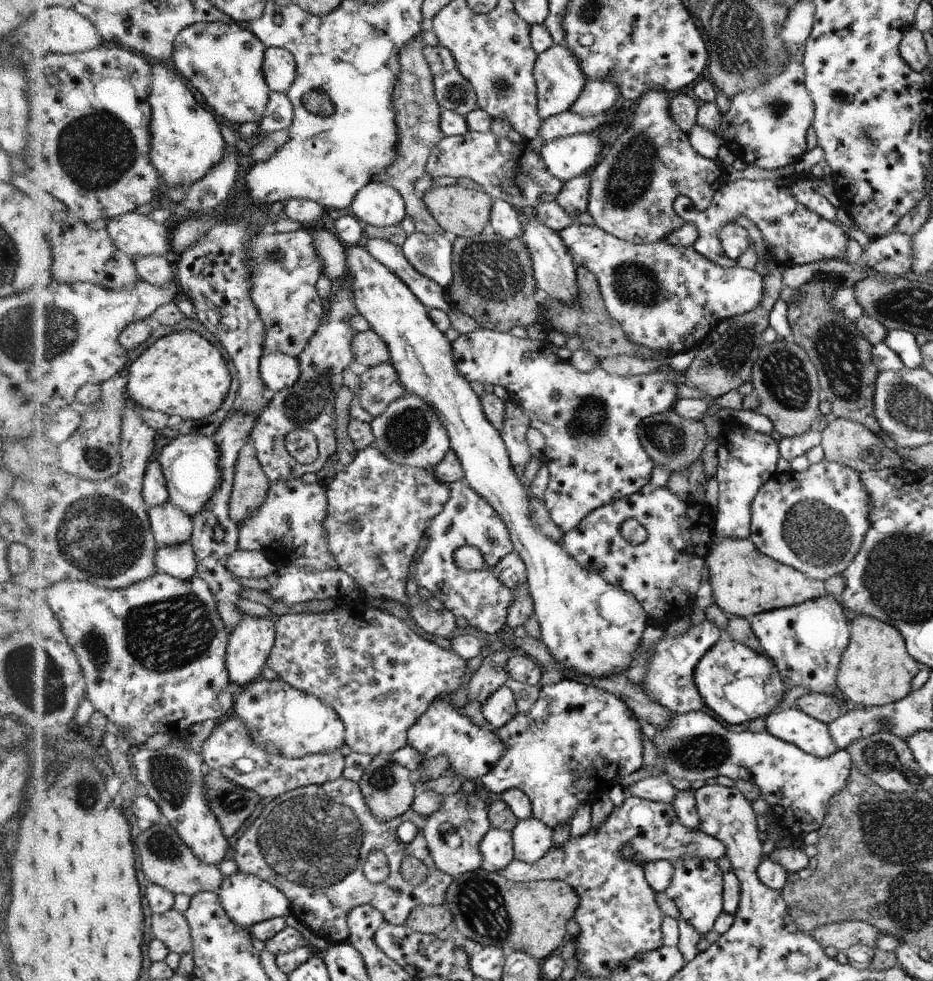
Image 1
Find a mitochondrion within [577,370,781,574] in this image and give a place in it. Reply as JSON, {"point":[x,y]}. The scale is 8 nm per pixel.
{"point":[669,440]}

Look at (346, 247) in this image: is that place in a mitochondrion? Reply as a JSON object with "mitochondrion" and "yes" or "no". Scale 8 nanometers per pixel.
{"mitochondrion":"no"}

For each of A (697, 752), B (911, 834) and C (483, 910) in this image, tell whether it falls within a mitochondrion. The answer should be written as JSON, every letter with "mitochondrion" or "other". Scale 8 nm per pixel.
{"A":"mitochondrion","B":"mitochondrion","C":"mitochondrion"}

